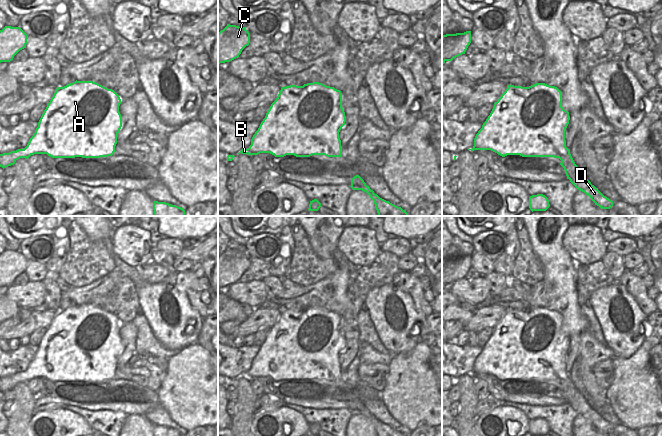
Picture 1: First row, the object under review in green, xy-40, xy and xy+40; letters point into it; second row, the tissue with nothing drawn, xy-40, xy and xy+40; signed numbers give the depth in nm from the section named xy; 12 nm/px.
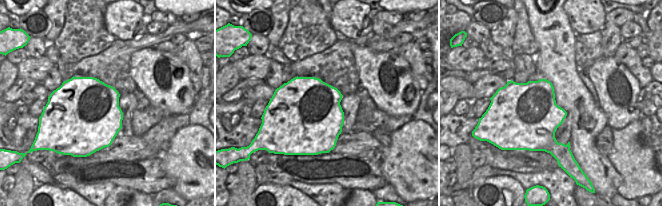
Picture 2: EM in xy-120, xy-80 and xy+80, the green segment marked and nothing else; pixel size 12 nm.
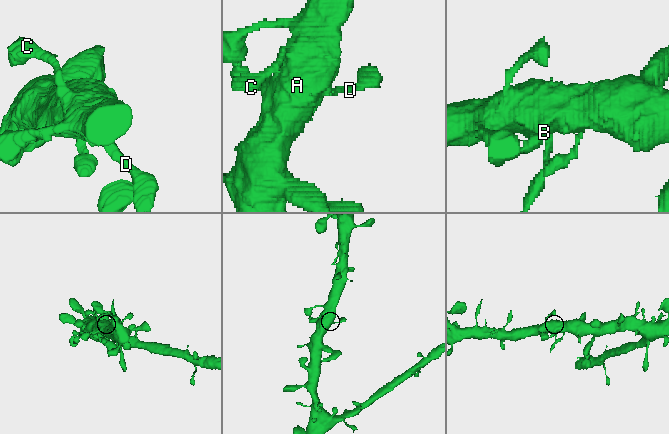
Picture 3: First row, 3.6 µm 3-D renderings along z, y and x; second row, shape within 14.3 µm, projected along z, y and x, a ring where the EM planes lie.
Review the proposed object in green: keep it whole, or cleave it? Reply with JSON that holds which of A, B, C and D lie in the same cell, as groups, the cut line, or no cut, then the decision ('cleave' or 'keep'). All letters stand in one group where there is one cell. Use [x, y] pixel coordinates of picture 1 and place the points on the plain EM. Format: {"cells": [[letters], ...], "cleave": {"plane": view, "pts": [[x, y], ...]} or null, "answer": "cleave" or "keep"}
{"cells": [["A", "B", "C", "D"]], "cleave": null, "answer": "keep"}

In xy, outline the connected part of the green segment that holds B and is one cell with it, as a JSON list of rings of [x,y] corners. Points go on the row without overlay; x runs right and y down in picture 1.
[[[319,306],[307,307],[303,310],[282,311],[258,354],[253,359],[251,369],[247,373],[242,373],[238,378],[252,380],[270,377],[275,381],[286,379],[341,381],[342,370],[339,356],[345,346],[346,340],[342,332],[340,314]]]

